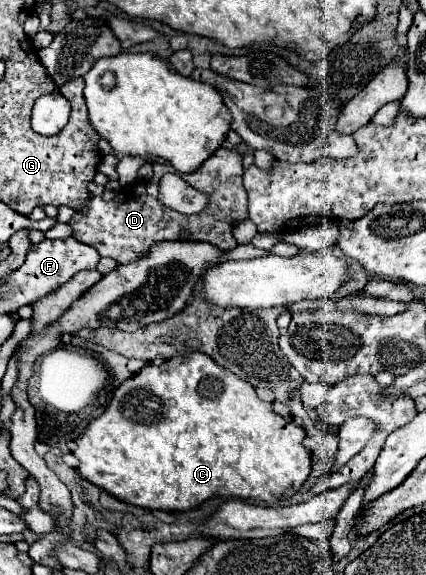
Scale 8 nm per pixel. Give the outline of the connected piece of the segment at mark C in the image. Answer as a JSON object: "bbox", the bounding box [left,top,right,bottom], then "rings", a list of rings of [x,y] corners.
{"bbox":[74,352,312,512],"rings":[[[192,352],[170,358],[160,366],[148,364],[122,382],[112,394],[104,414],[92,420],[86,432],[76,440],[74,456],[80,460],[80,476],[118,500],[140,508],[182,512],[200,506],[212,496],[252,498],[276,504],[296,494],[312,468],[310,454],[302,444],[304,438],[304,428],[276,414],[272,404],[262,402],[246,380],[230,374],[230,370],[218,366],[210,356]]]}

